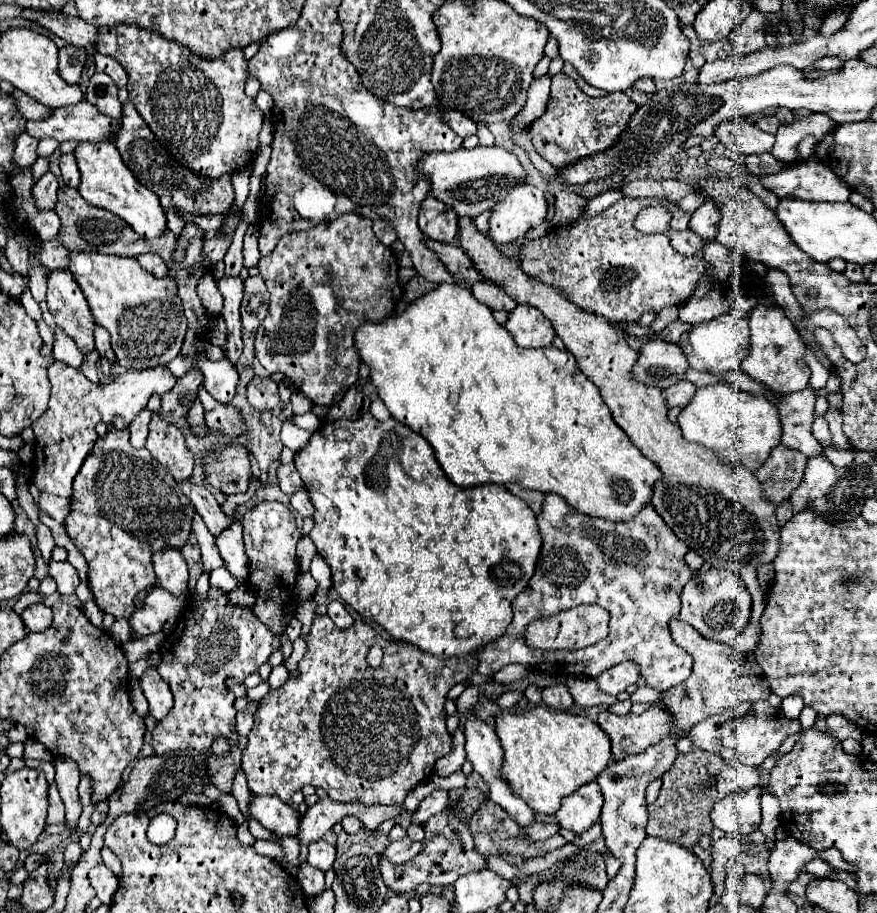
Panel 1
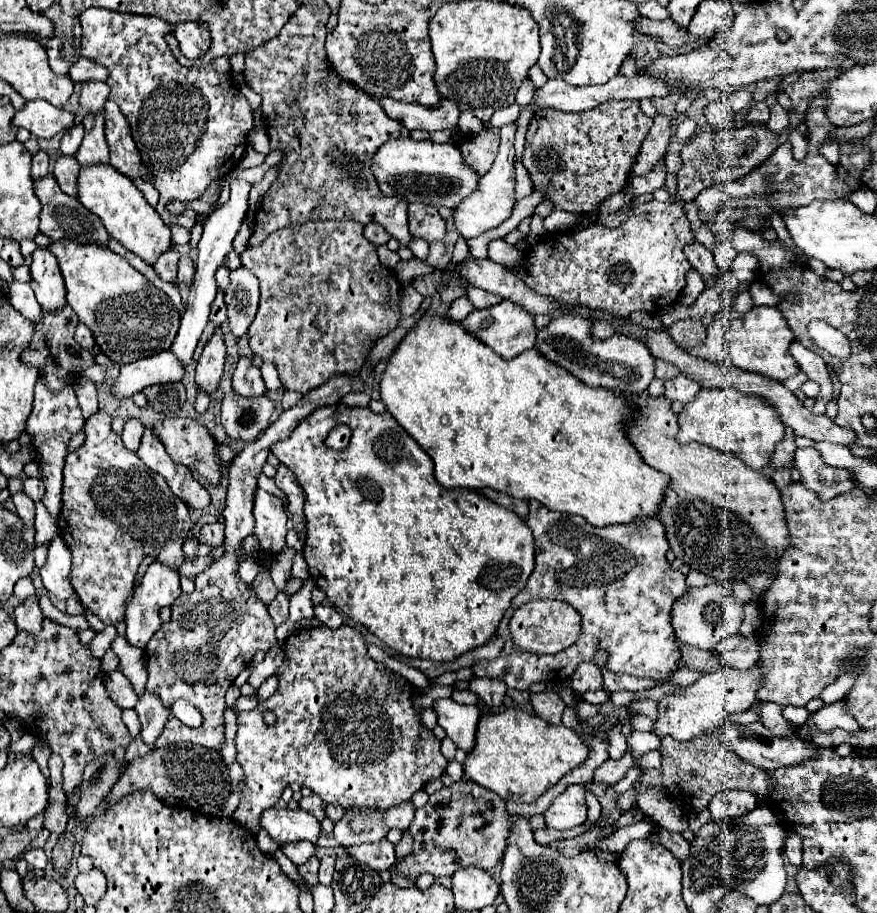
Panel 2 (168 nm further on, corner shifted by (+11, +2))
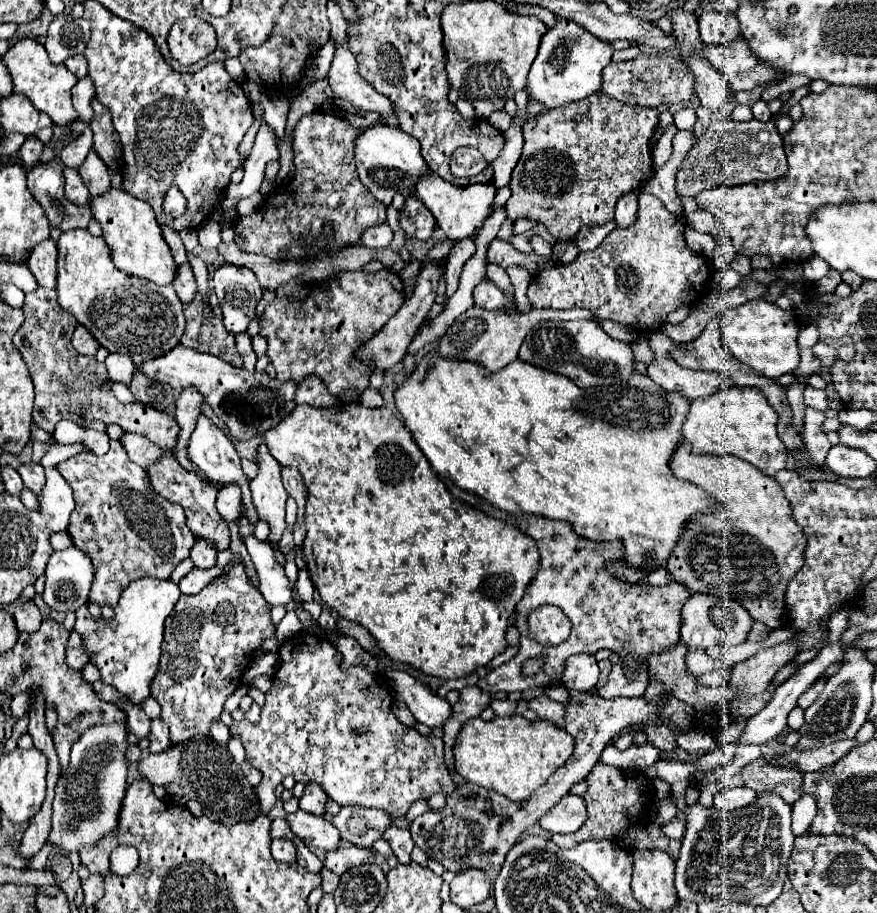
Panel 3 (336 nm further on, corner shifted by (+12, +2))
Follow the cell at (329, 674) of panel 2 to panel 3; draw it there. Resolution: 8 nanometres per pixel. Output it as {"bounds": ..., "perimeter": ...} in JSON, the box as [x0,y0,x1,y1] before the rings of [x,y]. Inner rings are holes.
{"bounds":[230,631,454,817],"perimeter":[[[298,631],[278,649],[280,665],[272,675],[272,687],[266,693],[266,703],[258,723],[246,719],[234,721],[230,733],[238,737],[246,749],[246,761],[262,773],[262,781],[256,785],[256,799],[260,815],[268,815],[276,803],[274,789],[292,775],[296,781],[308,785],[320,785],[326,795],[338,805],[364,805],[380,807],[392,817],[406,815],[410,805],[418,799],[430,797],[438,791],[450,795],[454,781],[446,771],[444,743],[440,737],[424,737],[416,729],[410,729],[398,721],[392,713],[392,689],[390,679],[382,673],[372,673],[364,665],[340,669],[342,653],[324,637],[310,631]]]}

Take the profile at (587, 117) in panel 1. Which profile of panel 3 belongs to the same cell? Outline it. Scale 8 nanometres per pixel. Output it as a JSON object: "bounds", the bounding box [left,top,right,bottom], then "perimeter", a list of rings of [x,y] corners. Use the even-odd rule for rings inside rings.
{"bounds":[506,93,658,241],"perimeter":[[[604,93],[588,99],[550,109],[522,127],[524,151],[512,171],[512,197],[506,203],[510,219],[534,219],[544,223],[548,231],[562,241],[574,239],[584,225],[602,225],[614,219],[614,205],[620,195],[642,189],[652,175],[650,139],[658,125],[658,111],[650,107],[626,105]]]}

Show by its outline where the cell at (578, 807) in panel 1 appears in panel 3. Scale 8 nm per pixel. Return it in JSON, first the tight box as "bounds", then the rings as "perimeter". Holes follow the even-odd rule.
{"bounds":[540,793,586,833],"perimeter":[[[568,793],[540,819],[540,825],[550,833],[574,833],[584,825],[584,819],[586,819],[584,799],[580,795]]]}

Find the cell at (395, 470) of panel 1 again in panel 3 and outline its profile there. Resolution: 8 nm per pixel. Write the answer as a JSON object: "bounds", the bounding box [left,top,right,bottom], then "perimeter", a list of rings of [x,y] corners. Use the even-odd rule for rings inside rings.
{"bounds":[266,403,540,679],"perimeter":[[[336,403],[336,407],[326,407],[326,409],[296,405],[292,415],[286,415],[282,423],[278,423],[276,427],[268,431],[266,447],[270,449],[270,453],[280,465],[298,469],[308,487],[308,503],[306,503],[308,535],[304,539],[302,551],[308,563],[308,573],[312,577],[312,583],[328,607],[336,609],[338,615],[342,615],[344,619],[356,621],[362,627],[366,627],[378,641],[378,647],[384,653],[388,653],[394,661],[412,665],[426,675],[434,675],[442,679],[464,677],[472,673],[476,667],[490,663],[500,651],[506,649],[508,643],[504,639],[504,631],[508,625],[508,617],[514,613],[514,605],[522,599],[524,587],[534,579],[540,567],[540,553],[538,553],[536,541],[530,539],[526,533],[522,533],[516,525],[508,525],[500,519],[494,519],[486,515],[484,511],[478,511],[470,507],[468,503],[462,503],[460,499],[452,497],[452,493],[444,487],[444,483],[434,475],[426,455],[420,451],[410,431],[390,409],[386,407],[368,409],[362,403]]]}

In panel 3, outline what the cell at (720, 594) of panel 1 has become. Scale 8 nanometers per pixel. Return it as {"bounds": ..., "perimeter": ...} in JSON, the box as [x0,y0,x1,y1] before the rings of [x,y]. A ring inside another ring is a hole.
{"bounds":[680,593,754,649],"perimeter":[[[694,593],[682,607],[680,639],[688,645],[688,649],[708,649],[712,645],[738,645],[746,639],[752,623],[754,621],[748,611],[734,599]]]}

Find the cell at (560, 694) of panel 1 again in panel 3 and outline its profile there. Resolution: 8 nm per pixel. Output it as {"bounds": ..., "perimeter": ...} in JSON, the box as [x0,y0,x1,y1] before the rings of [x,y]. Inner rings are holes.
{"bounds":[528,695,564,727],"perimeter":[[[540,695],[540,697],[532,699],[532,701],[528,701],[528,707],[540,719],[548,719],[548,721],[552,721],[552,723],[556,723],[556,725],[562,727],[562,723],[564,723],[564,705],[562,703],[550,699],[548,695]]]}

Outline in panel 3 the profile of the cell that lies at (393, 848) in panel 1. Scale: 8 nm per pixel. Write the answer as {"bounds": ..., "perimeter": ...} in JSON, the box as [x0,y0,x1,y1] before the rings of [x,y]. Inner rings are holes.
{"bounds":[324,847,372,875],"perimeter":[[[340,847],[340,849],[334,849],[334,851],[328,851],[326,853],[326,859],[324,859],[324,867],[334,871],[336,875],[352,869],[352,867],[360,867],[360,865],[366,865],[370,863],[370,857],[372,857],[372,851],[370,849],[364,849],[364,847]]]}

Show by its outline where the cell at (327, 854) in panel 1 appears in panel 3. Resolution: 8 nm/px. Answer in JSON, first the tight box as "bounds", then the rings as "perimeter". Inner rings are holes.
{"bounds":[272,839,296,863],"perimeter":[[[274,839],[272,855],[284,863],[296,863],[296,845],[290,839]]]}

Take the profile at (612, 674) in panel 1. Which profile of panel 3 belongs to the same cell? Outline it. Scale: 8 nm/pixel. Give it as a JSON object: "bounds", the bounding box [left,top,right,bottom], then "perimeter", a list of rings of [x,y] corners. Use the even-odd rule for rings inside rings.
{"bounds":[562,655,600,691],"perimeter":[[[574,655],[566,663],[566,669],[562,673],[562,683],[566,689],[592,691],[598,683],[598,675],[600,669],[594,655]]]}

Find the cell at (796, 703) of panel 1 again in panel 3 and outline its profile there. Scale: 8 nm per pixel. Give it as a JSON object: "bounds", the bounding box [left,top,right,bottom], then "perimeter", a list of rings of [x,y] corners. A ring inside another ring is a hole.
{"bounds":[788,707,804,729],"perimeter":[[[794,707],[788,715],[788,727],[790,729],[800,729],[804,725],[804,709],[800,707]]]}

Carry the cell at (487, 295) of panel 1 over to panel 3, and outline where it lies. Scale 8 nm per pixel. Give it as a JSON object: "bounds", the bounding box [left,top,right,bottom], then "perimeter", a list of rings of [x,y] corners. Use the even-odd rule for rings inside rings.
{"bounds":[474,281,508,309],"perimeter":[[[482,281],[474,287],[474,303],[482,309],[508,309],[508,299],[504,293],[492,283],[492,281]]]}

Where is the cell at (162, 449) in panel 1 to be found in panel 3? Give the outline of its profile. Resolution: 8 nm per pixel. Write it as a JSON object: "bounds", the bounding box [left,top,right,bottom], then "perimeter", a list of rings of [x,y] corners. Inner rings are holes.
{"bounds":[148,453,230,551],"perimeter":[[[164,453],[156,463],[152,463],[148,469],[148,479],[152,481],[154,489],[164,495],[168,501],[172,503],[178,503],[184,507],[186,511],[186,517],[188,517],[188,529],[194,533],[194,535],[200,535],[200,537],[206,537],[210,539],[218,551],[222,549],[228,549],[228,541],[230,541],[230,533],[228,533],[228,525],[224,523],[224,519],[218,515],[216,507],[214,507],[214,501],[216,501],[216,493],[220,489],[220,485],[208,485],[204,483],[196,473],[192,471],[186,471],[176,459],[172,453]]]}

